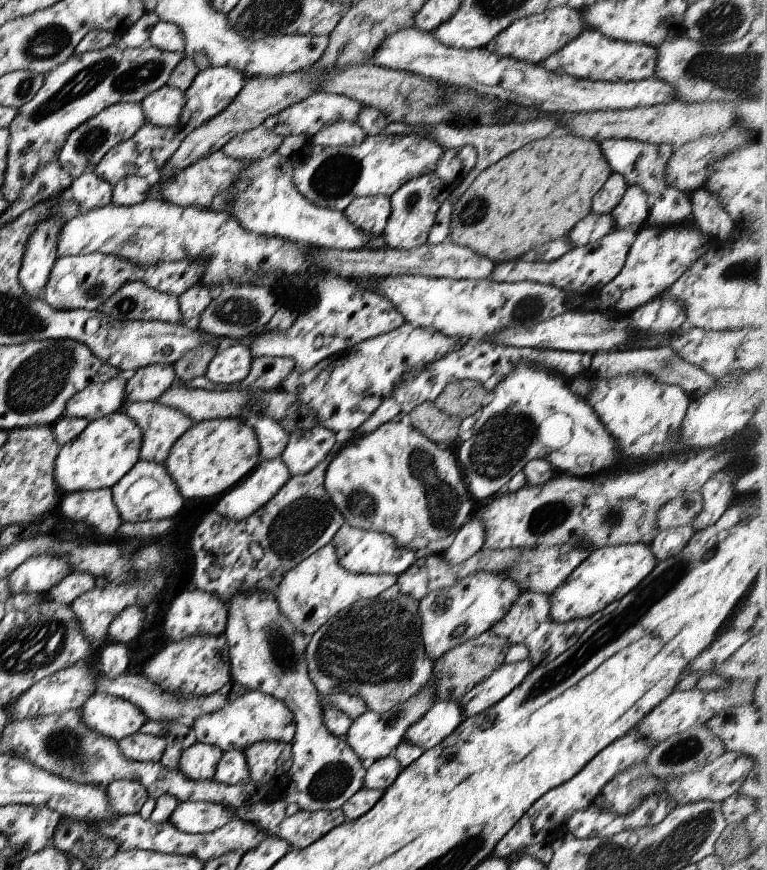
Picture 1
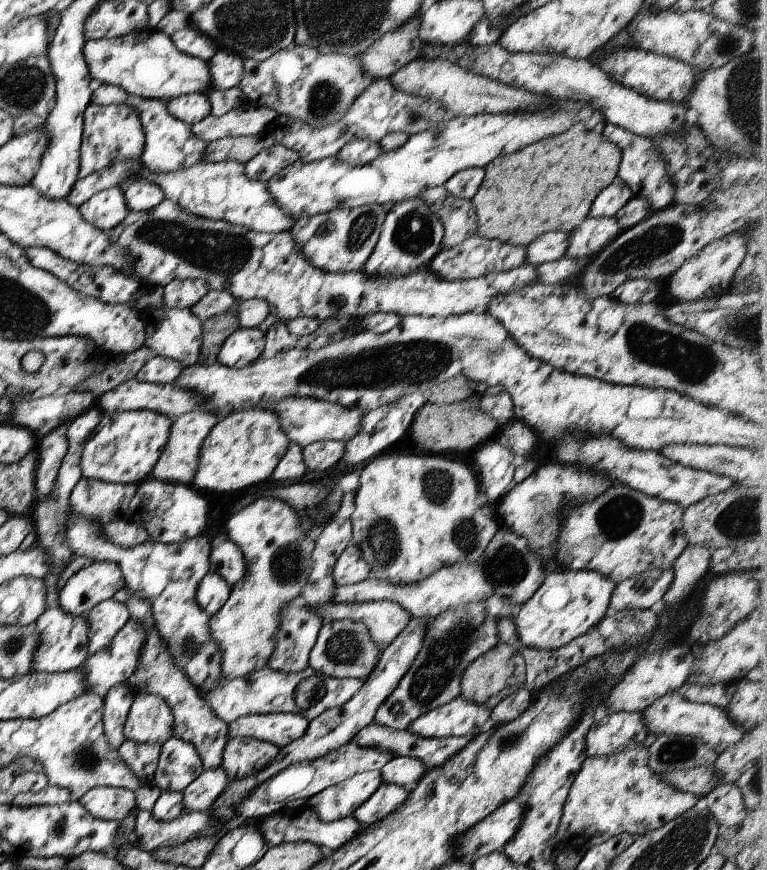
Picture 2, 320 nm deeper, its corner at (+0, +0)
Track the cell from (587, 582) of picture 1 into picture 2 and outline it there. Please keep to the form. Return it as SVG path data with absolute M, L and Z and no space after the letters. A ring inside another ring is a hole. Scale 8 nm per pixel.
M561 569L549 572L535 593L514 611L513 622L522 646L535 650L556 650L585 634L607 614L616 583L597 570Z

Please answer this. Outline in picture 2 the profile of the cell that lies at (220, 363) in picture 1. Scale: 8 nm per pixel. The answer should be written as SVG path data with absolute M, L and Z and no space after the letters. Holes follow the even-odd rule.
M237 328L221 344L216 362L227 368L245 368L263 351L264 334L255 328Z

